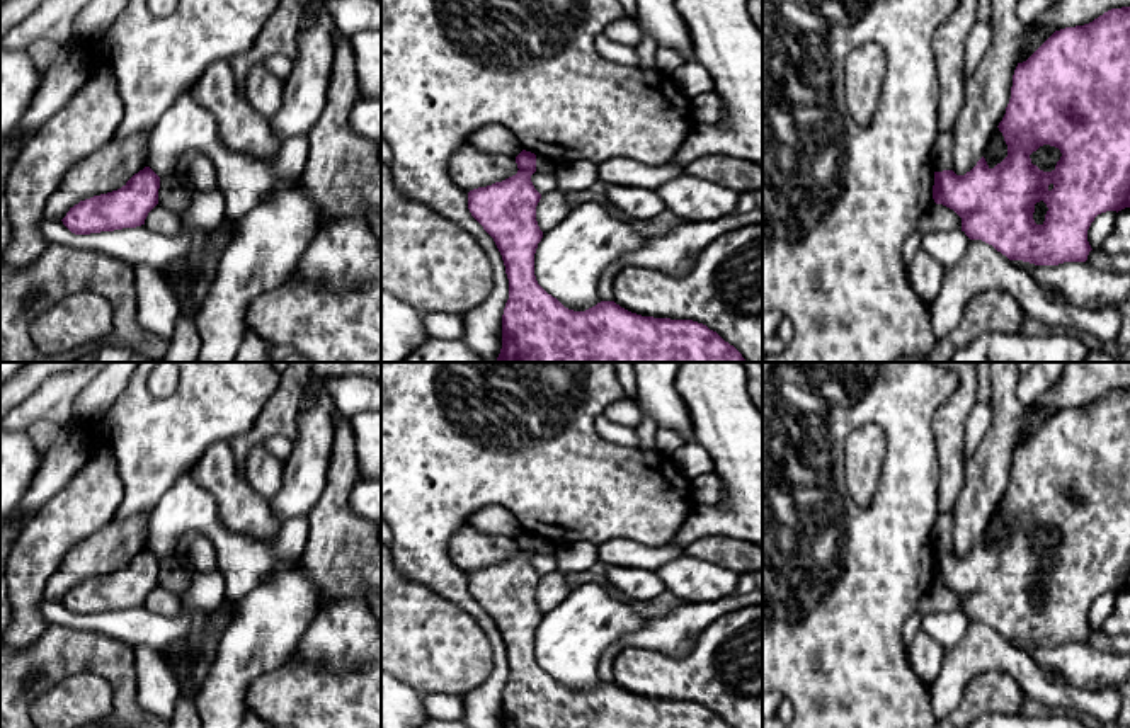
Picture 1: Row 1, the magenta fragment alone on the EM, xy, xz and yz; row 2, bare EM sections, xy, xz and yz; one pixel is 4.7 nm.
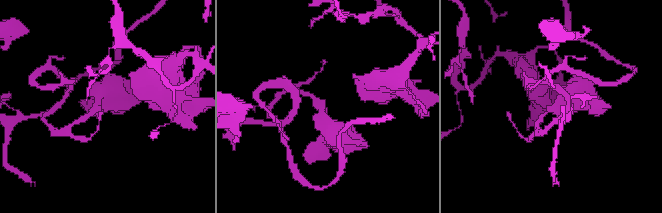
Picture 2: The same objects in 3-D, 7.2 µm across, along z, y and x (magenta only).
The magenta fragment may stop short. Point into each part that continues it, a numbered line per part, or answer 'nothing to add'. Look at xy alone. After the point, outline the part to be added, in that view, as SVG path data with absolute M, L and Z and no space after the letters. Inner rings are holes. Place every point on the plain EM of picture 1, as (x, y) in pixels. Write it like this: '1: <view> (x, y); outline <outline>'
nothing to add

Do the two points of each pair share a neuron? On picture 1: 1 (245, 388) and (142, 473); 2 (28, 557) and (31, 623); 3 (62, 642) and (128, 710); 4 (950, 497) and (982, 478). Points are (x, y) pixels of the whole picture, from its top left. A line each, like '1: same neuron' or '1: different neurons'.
1: same neuron
2: same neuron
3: same neuron
4: different neurons

